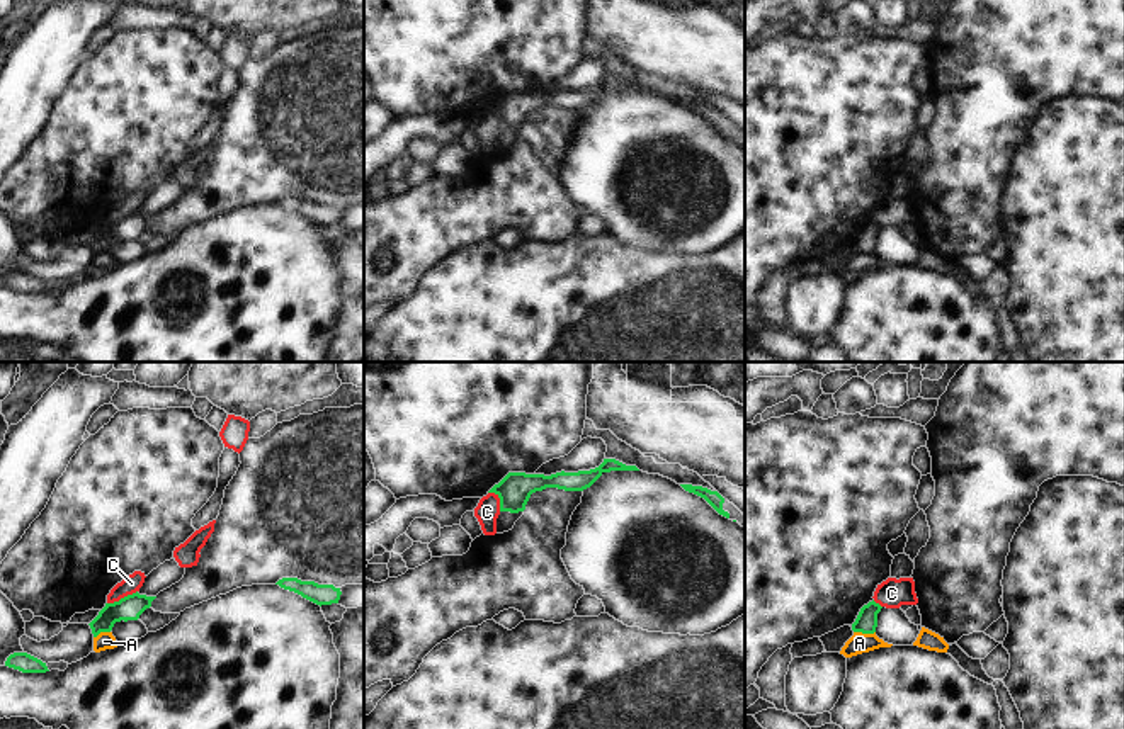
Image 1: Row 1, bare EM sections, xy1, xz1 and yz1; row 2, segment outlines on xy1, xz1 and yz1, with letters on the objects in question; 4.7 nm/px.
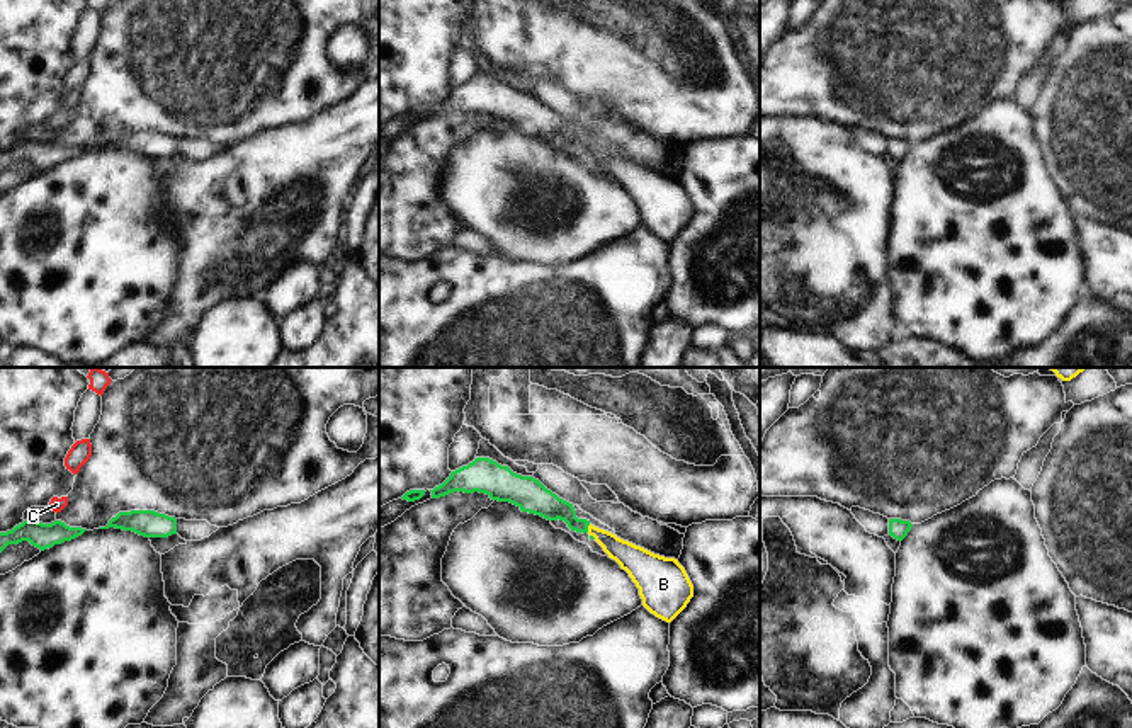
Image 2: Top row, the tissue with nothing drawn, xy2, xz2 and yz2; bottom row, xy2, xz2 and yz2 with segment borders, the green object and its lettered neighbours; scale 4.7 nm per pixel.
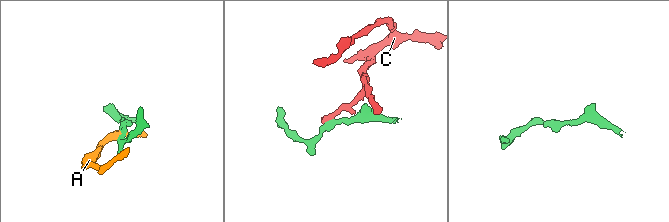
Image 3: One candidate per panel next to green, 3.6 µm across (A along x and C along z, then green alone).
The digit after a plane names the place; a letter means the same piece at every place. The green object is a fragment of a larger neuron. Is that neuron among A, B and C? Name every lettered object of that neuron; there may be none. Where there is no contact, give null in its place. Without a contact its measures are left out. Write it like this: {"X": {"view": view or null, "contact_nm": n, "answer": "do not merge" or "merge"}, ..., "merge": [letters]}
{"A": {"view": "yz1", "contact_nm": 100, "answer": "do not merge"}, "B": {"view": "xz2", "contact_nm": 40, "answer": "merge"}, "C": {"view": "xy1", "contact_nm": 160, "answer": "do not merge"}, "merge": ["B"]}

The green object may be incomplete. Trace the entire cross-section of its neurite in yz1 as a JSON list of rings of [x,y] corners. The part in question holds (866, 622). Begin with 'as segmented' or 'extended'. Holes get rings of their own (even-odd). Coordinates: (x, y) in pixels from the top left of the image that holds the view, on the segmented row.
as segmented; [[[874,600],[864,605],[852,624],[854,632],[874,634],[877,627],[877,613],[881,612],[881,605]]]

